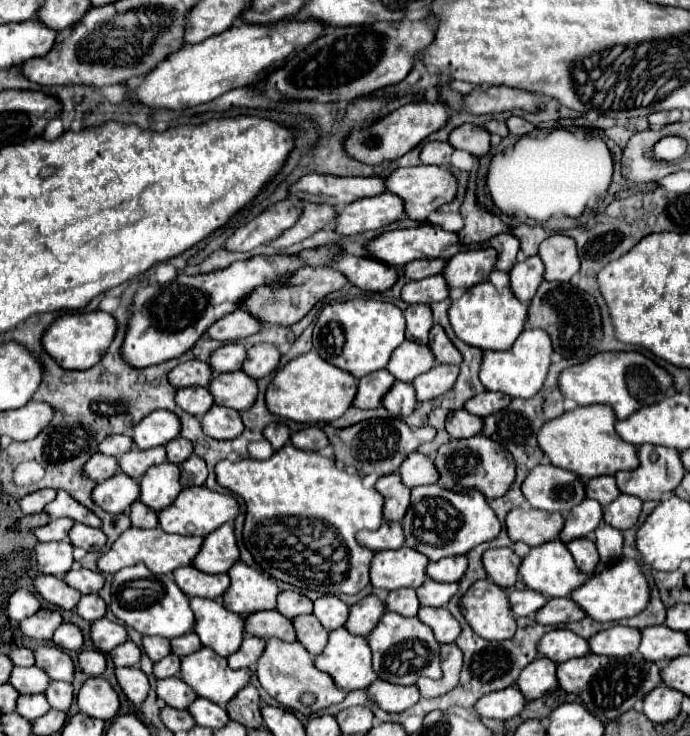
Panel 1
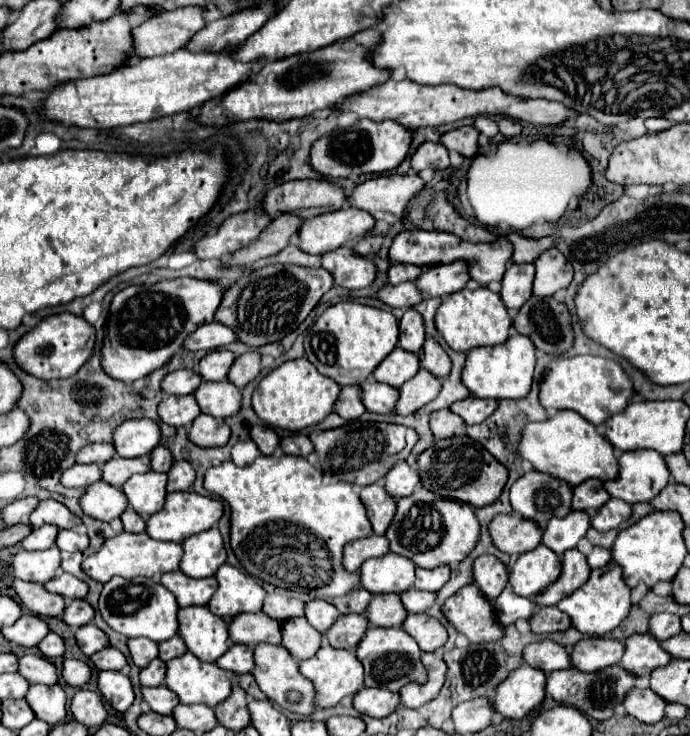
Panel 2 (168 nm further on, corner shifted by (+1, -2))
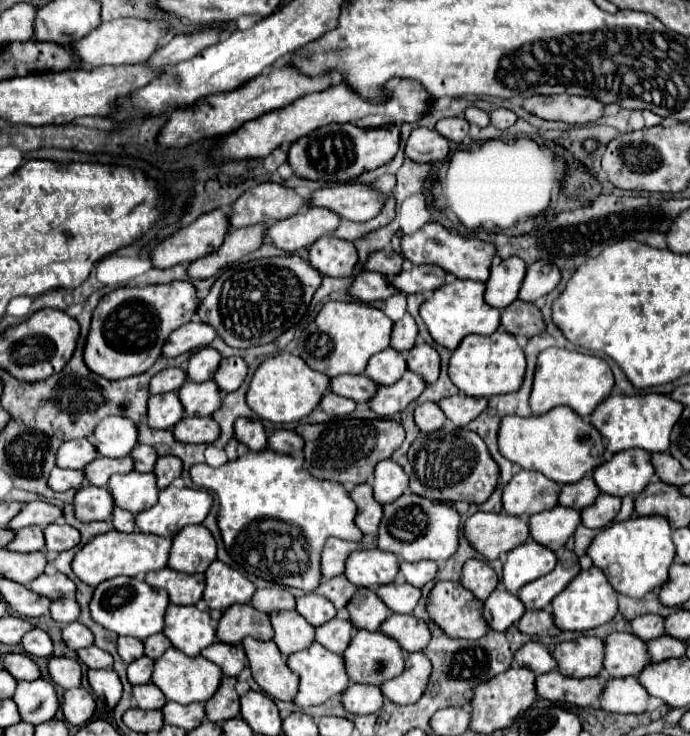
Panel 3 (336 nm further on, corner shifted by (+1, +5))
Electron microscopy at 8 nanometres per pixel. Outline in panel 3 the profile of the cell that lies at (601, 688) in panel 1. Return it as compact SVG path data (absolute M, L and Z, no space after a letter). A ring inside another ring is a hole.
M551 671L535 679L535 691L541 699L547 699L551 703L591 707L593 701L597 699L597 693L601 691L601 683L597 681L597 677L571 679L561 677L561 673L557 671Z

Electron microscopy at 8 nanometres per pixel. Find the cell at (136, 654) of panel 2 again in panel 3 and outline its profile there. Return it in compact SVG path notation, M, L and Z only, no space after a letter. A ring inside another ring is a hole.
M119 637L117 639L117 653L125 663L135 661L137 657L143 657L141 641L137 641L135 637Z

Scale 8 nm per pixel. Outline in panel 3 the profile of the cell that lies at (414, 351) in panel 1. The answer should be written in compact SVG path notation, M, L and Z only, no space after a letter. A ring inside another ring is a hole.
M385 349L369 359L365 375L377 385L389 385L399 381L405 371L405 355L397 353L395 349Z

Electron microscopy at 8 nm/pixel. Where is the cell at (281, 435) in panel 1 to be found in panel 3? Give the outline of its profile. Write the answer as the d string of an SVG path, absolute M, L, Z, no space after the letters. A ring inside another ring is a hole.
M237 419L233 425L233 433L239 443L249 447L249 451L263 451L267 447L267 433L263 429L263 423L257 419Z

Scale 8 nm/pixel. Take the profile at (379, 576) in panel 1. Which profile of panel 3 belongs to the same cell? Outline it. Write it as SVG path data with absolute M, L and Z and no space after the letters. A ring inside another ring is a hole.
M357 549L345 561L345 577L357 587L377 587L393 583L399 559L381 549Z

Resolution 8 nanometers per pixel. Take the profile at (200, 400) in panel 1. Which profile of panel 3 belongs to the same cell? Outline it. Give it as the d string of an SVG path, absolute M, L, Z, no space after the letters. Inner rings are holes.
M177 393L151 395L147 407L147 421L151 429L169 429L183 419L183 409Z

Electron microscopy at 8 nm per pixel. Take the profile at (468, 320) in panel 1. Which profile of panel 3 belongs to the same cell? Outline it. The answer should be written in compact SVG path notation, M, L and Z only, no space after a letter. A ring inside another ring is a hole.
M457 279L449 285L441 285L439 289L435 289L433 295L427 301L423 301L419 307L419 315L427 325L427 331L431 333L433 341L453 351L461 343L461 337L465 335L495 333L499 327L501 311L485 305L483 293L485 293L485 285L473 279Z

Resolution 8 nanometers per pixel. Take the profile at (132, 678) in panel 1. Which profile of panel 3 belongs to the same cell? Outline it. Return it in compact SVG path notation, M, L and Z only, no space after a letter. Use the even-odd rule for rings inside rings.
M99 669L99 671L87 671L87 681L95 695L105 701L107 707L115 707L119 697L121 697L121 681L113 669Z

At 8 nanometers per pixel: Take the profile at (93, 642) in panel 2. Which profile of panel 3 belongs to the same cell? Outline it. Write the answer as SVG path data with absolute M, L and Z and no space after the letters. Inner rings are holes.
M73 621L73 623L65 625L63 631L61 631L61 637L63 637L65 645L73 651L93 645L93 633L85 625L81 625L79 621Z

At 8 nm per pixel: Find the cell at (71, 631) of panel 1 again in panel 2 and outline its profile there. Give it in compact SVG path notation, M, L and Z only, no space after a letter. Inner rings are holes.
M49 632L45 636L45 640L41 640L39 644L39 650L47 656L47 658L55 658L55 656L63 656L65 654L65 642L59 634L55 632Z

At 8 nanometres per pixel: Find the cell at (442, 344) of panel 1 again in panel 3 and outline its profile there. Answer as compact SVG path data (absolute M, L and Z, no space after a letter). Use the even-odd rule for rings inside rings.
M421 343L421 345L415 345L409 353L407 353L407 369L421 375L423 381L427 385L431 385L433 381L437 381L437 373L439 373L439 355L437 351L427 345L427 343Z

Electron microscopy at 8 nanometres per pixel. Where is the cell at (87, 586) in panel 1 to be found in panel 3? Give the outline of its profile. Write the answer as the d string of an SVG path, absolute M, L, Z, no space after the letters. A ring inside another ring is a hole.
M43 573L31 581L31 589L37 595L43 595L51 601L59 599L59 597L73 597L75 595L75 583L63 573L53 573L53 575Z

